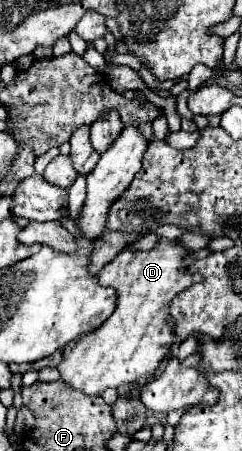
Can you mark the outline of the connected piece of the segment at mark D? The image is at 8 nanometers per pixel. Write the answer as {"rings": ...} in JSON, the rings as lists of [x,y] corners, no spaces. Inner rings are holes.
{"rings":[[[161,239],[151,251],[123,249],[101,269],[97,281],[117,291],[117,309],[97,331],[83,335],[83,339],[75,343],[67,343],[63,349],[63,359],[57,369],[67,387],[87,395],[103,395],[107,387],[129,385],[145,377],[149,381],[155,375],[159,361],[175,339],[169,324],[171,301],[201,279],[201,275],[185,273],[185,253],[187,251],[175,241]]]}

